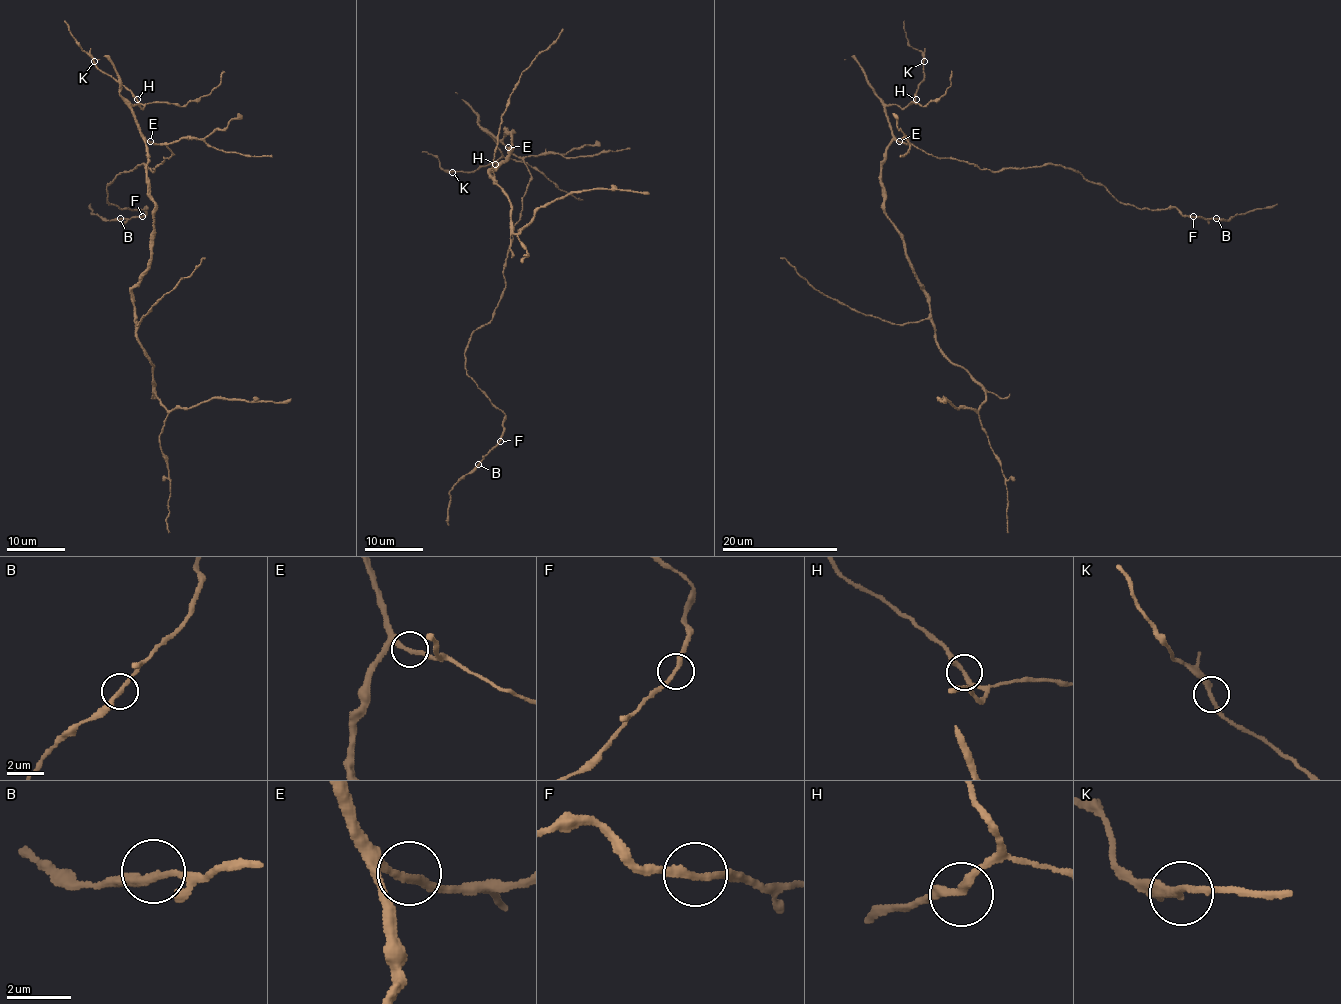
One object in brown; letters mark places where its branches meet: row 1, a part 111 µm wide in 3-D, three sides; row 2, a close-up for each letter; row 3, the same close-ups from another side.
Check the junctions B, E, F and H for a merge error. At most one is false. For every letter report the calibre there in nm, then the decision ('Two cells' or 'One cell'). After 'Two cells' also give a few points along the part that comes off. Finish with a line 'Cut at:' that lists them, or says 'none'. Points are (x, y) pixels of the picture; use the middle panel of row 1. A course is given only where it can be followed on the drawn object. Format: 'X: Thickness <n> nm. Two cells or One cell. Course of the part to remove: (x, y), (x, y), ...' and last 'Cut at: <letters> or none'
B: Thickness 240 nm. One cell
E: Thickness 220 nm. One cell
F: Thickness 240 nm. One cell
H: Thickness 240 nm. One cell
Cut at: none

